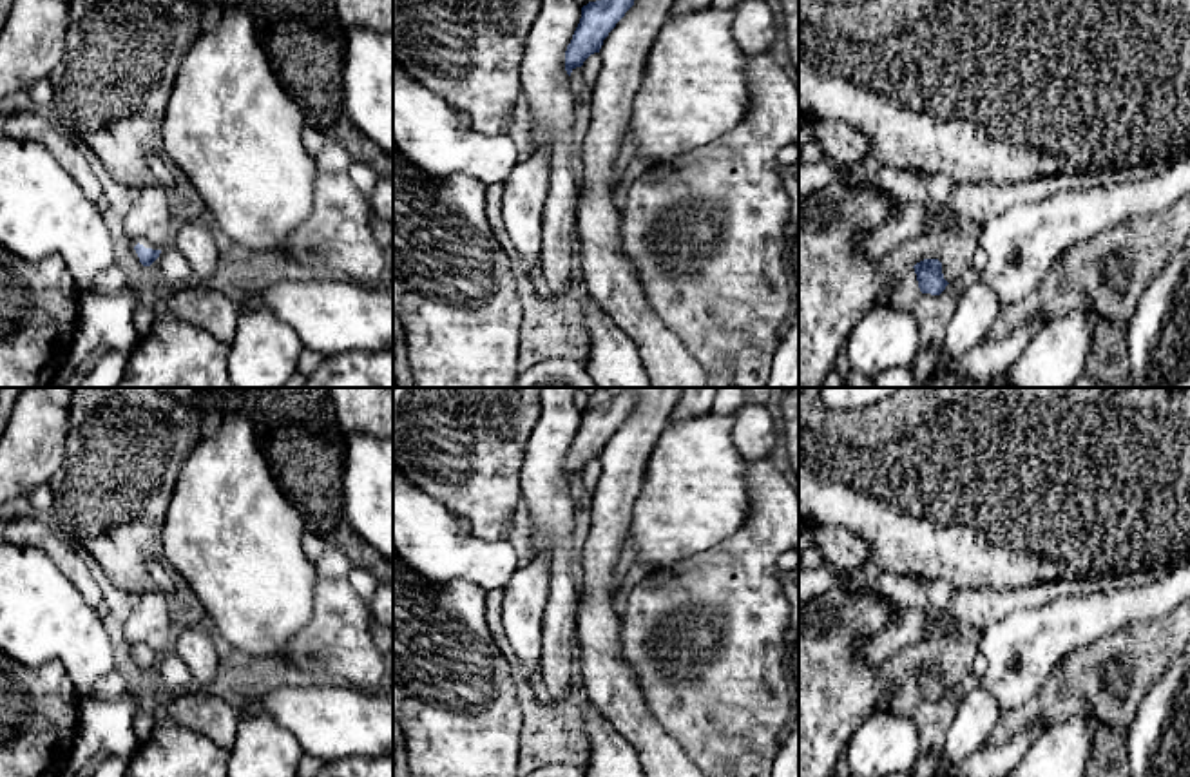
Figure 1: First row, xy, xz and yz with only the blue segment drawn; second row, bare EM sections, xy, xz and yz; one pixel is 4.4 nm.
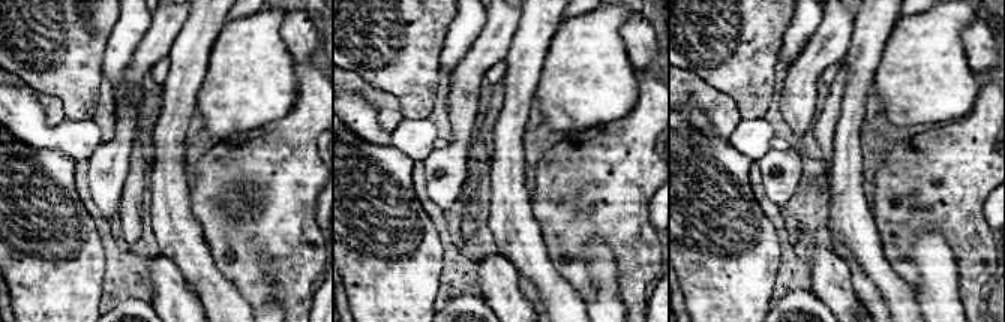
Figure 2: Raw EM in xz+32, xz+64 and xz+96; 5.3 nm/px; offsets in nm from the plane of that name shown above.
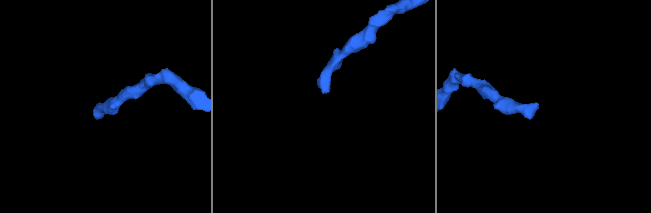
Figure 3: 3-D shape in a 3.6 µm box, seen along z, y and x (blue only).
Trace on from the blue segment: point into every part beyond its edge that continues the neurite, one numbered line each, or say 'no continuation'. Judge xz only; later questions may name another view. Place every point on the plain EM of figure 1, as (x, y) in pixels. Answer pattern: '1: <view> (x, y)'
no continuation

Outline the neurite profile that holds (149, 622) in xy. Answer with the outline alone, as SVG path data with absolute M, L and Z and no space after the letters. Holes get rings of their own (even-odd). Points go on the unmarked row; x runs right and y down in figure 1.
M159 590L143 592L125 621L123 636L127 643L141 643L163 656L170 648L174 634L176 627L167 596Z

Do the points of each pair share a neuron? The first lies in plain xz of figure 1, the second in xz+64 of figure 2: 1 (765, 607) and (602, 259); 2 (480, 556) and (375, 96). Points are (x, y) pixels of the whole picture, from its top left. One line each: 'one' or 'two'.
1: two
2: two

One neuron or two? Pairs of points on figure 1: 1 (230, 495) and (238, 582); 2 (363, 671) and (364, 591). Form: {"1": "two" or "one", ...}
{"1": "one", "2": "two"}

